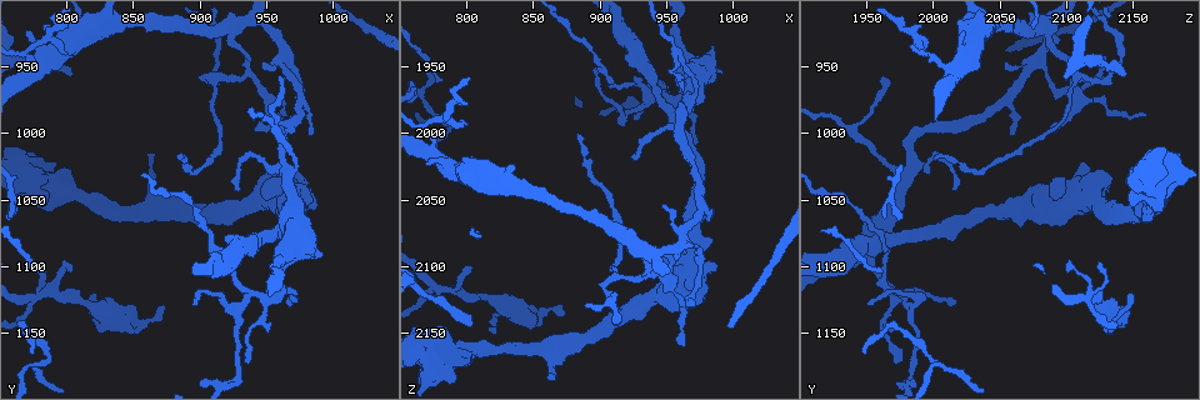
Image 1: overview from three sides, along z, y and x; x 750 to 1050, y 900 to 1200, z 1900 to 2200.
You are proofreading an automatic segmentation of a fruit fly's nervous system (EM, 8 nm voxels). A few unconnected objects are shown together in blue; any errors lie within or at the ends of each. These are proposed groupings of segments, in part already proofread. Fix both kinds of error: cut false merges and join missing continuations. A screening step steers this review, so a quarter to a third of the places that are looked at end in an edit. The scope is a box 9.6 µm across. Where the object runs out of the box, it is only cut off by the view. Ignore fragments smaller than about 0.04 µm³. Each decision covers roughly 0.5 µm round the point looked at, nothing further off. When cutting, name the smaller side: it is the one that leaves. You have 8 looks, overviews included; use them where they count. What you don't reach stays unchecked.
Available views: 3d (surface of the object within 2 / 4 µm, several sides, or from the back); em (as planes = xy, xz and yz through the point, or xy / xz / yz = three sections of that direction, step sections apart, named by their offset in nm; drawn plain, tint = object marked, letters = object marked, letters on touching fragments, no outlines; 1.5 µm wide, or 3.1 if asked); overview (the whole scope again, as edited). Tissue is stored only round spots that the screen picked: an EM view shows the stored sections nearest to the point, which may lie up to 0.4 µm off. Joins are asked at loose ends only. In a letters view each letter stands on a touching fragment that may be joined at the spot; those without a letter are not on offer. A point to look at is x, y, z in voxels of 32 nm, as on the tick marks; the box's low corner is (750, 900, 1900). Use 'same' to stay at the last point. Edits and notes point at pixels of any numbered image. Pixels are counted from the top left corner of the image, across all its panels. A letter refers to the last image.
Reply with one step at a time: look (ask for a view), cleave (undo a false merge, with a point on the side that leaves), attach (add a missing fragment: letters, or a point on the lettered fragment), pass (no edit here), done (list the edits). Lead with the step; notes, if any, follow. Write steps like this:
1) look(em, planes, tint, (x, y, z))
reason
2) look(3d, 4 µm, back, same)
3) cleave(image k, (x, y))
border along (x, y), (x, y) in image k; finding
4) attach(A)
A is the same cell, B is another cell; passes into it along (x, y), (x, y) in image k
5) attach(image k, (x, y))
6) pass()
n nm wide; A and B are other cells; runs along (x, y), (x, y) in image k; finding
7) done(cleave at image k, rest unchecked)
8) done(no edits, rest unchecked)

look(3d, 4 µm, (776, 1096, 2124))
free end

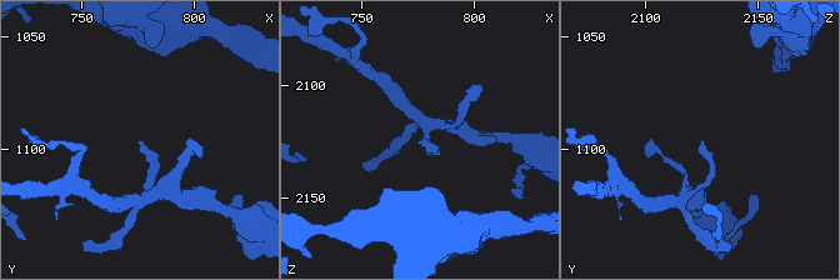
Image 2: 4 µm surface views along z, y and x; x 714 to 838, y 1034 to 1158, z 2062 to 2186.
look(em, planes, letters, (776, 1097, 2123))
now the EM

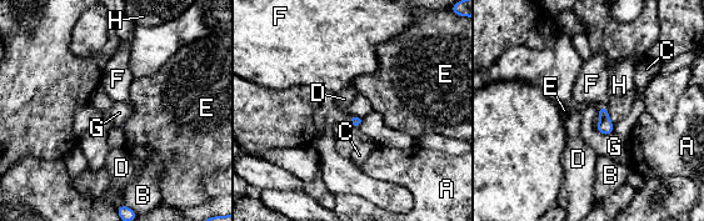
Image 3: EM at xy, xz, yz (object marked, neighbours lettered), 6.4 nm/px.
pass()
A, B, C, D, E, F, G and H are other cells; border along (594, 127), (607, 135), (612, 132) in image 3; none of them fits

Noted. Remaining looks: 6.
look(em, planes, letters, (930, 1042, 2014))
an open end

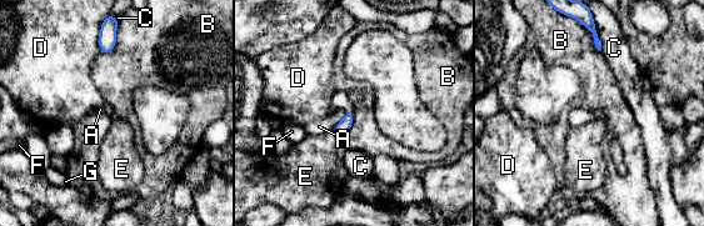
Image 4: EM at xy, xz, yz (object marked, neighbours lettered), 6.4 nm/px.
pass()
A, B, C, D, E, F and G are other cells; border along (118, 26), (114, 48), (100, 53) in image 4; no lettered fragment goes on from it

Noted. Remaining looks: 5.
look(em, yz, step 8, letters, (898, 1128, 1950))
branch stops here

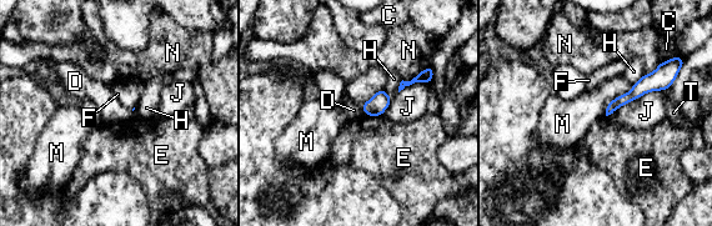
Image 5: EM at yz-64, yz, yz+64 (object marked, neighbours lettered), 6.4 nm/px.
pass()
J touches over 400 nm; C, D, E, F, H, J, M, N and T are other cells; no lettered fragment goes on from it

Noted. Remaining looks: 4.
done(no edits, rest unchecked)

